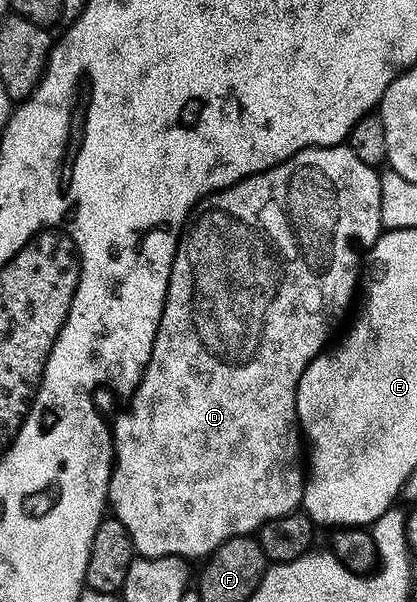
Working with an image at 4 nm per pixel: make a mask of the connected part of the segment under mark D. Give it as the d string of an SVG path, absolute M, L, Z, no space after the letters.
M346 144L324 145L313 149L303 149L300 153L293 154L288 161L283 161L279 165L273 166L272 169L266 169L257 175L247 177L243 181L223 189L220 193L211 193L195 206L193 216L186 222L179 239L179 245L175 248L175 258L171 264L171 274L169 275L167 298L163 304L161 323L157 327L157 335L155 336L147 370L143 372L143 377L139 380L139 385L134 393L130 394L129 401L131 401L131 406L116 421L113 421L113 468L111 470L111 482L107 488L107 499L110 512L123 524L125 531L129 531L131 542L138 556L181 557L184 559L199 557L198 559L206 559L214 553L217 547L221 547L221 543L225 543L231 537L246 537L254 534L265 523L269 523L286 513L294 513L300 508L305 484L305 445L301 440L299 416L297 415L297 383L301 379L305 367L309 367L311 360L324 352L325 346L328 344L326 341L327 336L331 333L331 328L338 323L339 316L350 307L351 296L355 293L355 284L358 281L360 284L361 281L361 266L364 264L365 254L383 229L383 224L381 223L381 183L379 178L380 174L372 166L361 163L361 159L357 159L357 155L353 155L353 151L348 149Z

